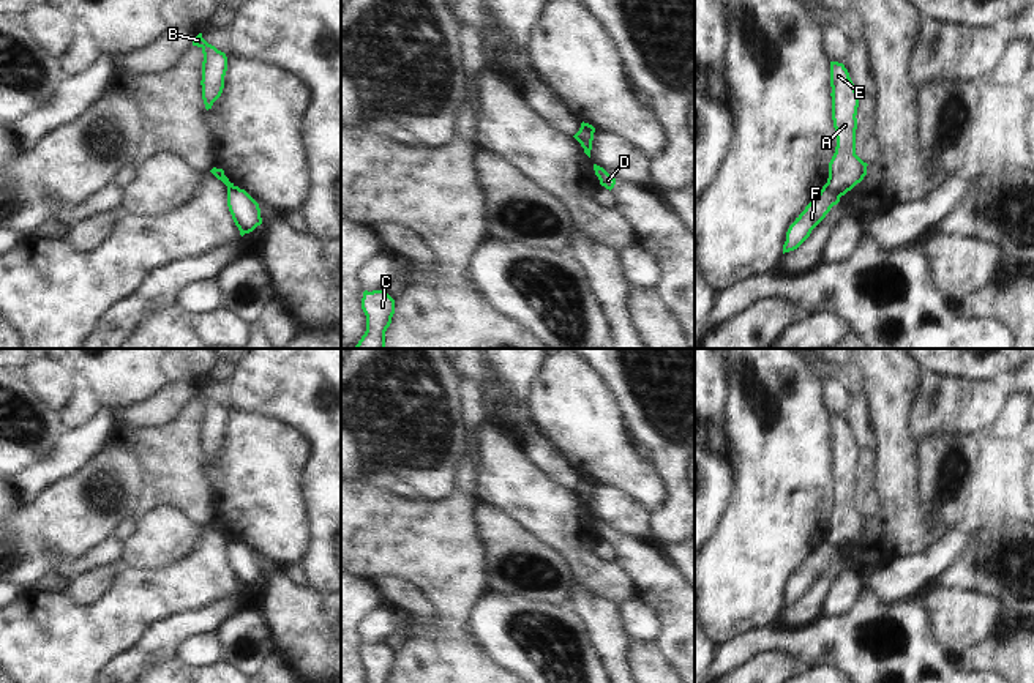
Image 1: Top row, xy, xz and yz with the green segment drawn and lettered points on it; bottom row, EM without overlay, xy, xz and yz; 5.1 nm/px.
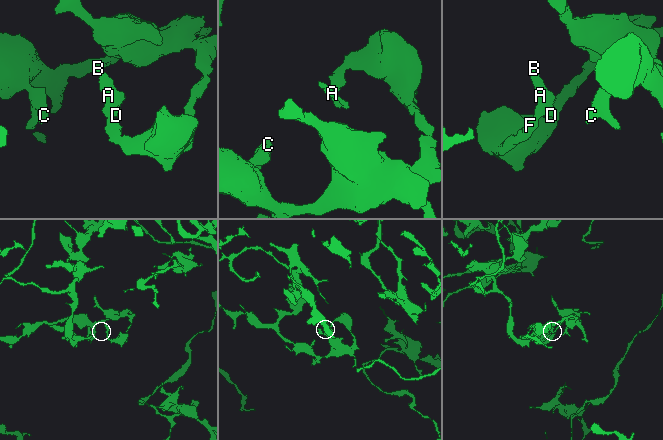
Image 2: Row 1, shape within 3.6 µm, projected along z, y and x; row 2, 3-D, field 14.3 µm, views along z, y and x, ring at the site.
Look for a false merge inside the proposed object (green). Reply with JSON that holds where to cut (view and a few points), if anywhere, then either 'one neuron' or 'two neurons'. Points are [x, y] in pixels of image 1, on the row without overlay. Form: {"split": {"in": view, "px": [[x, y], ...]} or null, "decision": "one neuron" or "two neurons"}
{"split": {"in": "yz", "px": [[824, 538], [839, 551]]}, "decision": "two neurons"}

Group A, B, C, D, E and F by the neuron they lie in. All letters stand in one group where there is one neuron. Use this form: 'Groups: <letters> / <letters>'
Groups: A B D E / C F

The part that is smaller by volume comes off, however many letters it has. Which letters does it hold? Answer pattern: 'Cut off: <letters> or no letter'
Cut off: A, B, D, E

